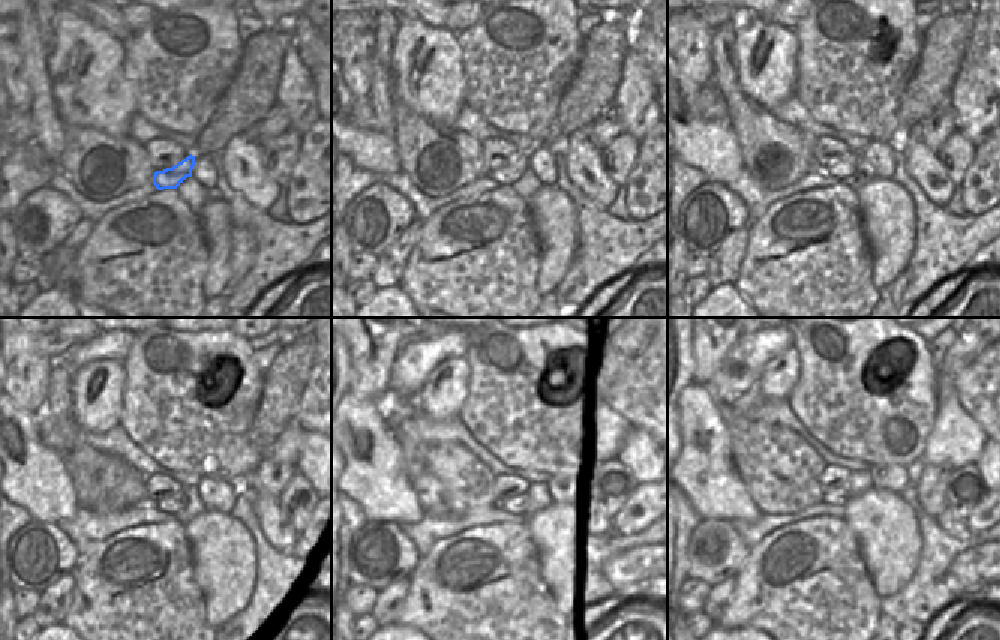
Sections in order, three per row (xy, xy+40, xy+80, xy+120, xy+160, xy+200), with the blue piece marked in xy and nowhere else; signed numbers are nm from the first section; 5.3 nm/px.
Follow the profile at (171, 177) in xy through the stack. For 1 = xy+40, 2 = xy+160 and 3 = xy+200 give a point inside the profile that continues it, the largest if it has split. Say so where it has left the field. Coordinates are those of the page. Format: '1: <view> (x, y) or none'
1: xy+40 (505, 176)
2: xy+160 (517, 504)
3: xy+200 (832, 495)

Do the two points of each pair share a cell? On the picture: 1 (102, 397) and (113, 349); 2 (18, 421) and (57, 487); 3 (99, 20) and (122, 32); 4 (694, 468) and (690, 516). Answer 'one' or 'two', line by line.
1: two
2: one
3: one
4: two

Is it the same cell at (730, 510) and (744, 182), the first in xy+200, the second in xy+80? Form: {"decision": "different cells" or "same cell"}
{"decision": "different cells"}

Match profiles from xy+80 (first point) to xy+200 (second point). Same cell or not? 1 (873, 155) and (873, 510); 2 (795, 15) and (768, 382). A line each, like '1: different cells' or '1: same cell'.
1: different cells
2: different cells

